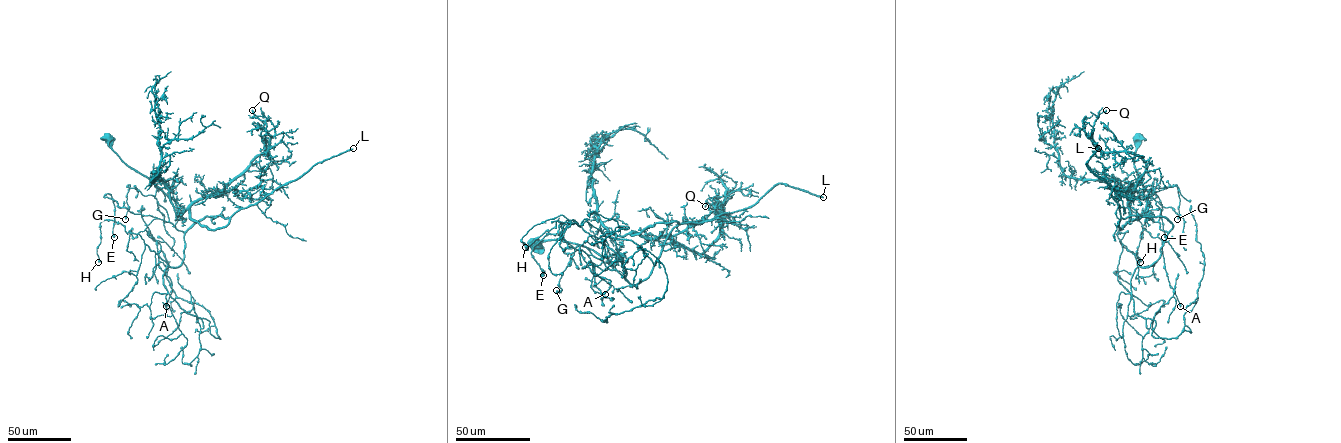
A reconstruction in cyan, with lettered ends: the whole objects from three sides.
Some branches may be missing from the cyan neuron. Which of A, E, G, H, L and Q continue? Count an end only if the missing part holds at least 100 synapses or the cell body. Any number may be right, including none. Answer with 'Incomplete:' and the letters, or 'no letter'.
Incomplete: L

